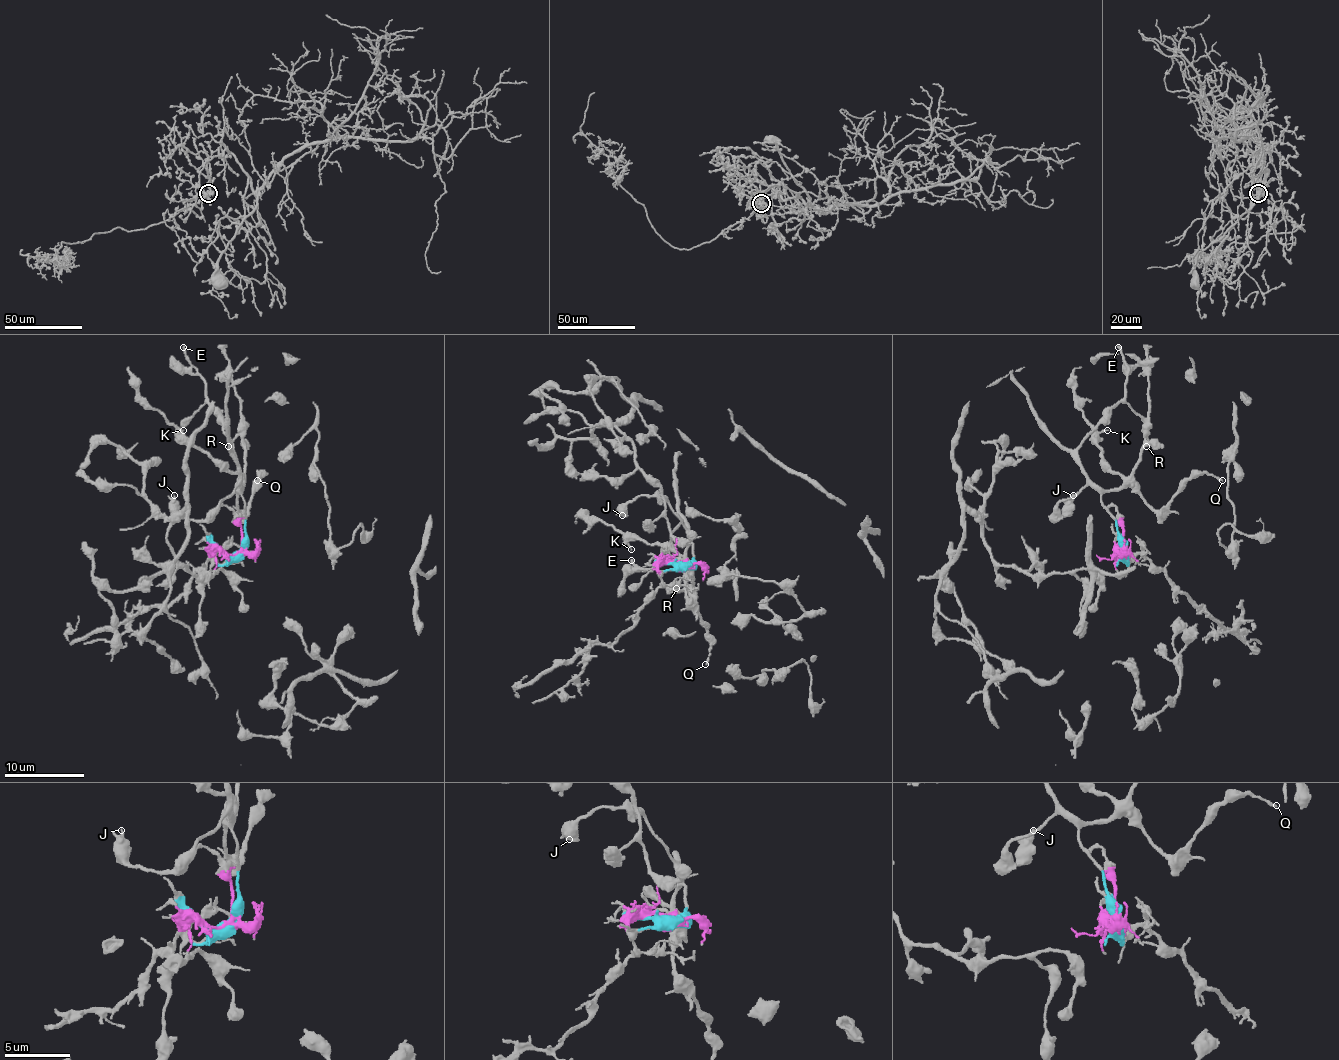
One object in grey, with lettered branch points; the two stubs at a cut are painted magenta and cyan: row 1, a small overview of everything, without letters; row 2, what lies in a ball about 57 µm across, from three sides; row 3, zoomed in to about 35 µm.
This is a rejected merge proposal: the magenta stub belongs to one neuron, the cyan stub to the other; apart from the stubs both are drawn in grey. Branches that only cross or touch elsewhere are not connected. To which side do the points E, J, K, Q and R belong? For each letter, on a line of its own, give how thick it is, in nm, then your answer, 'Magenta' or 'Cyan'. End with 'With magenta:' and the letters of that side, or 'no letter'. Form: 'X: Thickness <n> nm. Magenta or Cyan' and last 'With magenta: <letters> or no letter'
E: Thickness 280 nm. Cyan
J: Thickness 380 nm. Cyan
K: Thickness 160 nm. Cyan
Q: Thickness 220 nm. Cyan
R: Thickness 190 nm. Cyan
With magenta: no letter

